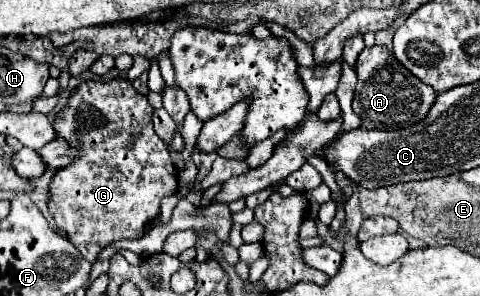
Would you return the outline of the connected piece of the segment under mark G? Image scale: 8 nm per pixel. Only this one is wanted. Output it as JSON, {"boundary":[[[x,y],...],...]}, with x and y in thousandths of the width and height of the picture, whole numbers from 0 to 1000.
{"boundary":[[[242,264],[233,277],[171,277],[142,331],[142,351],[138,365],[121,385],[117,412],[113,412],[113,439],[121,459],[138,466],[146,480],[150,500],[163,500],[171,507],[171,527],[163,527],[150,554],[142,554],[138,568],[121,574],[121,588],[108,601],[108,622],[104,622],[104,716],[117,743],[117,764],[138,777],[138,797],[146,804],[146,818],[171,851],[171,865],[183,878],[183,885],[200,885],[204,878],[204,858],[213,838],[221,838],[225,824],[242,818],[242,811],[258,811],[258,804],[296,804],[300,797],[300,764],[308,757],[308,743],[317,743],[329,716],[333,716],[333,676],[342,662],[358,662],[367,642],[371,642],[371,574],[354,534],[354,514],[350,500],[342,493],[342,480],[325,459],[321,432],[317,432],[317,385],[321,385],[321,365],[313,358],[308,331],[296,324],[292,311],[279,304],[279,291],[267,277],[267,270],[254,270],[254,264]]]}

